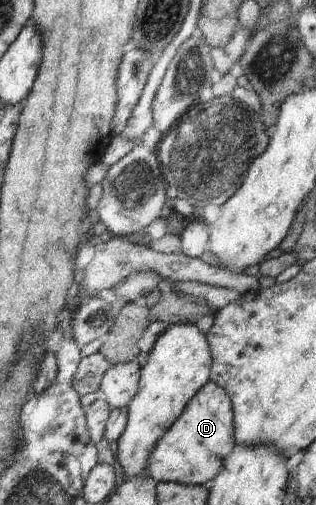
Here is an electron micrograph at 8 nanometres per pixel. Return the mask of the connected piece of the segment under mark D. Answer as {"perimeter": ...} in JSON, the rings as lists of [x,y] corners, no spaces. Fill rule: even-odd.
{"perimeter":[[[209,381],[187,403],[179,419],[155,443],[147,457],[147,473],[157,483],[210,485],[235,445],[231,399],[223,387]]]}

